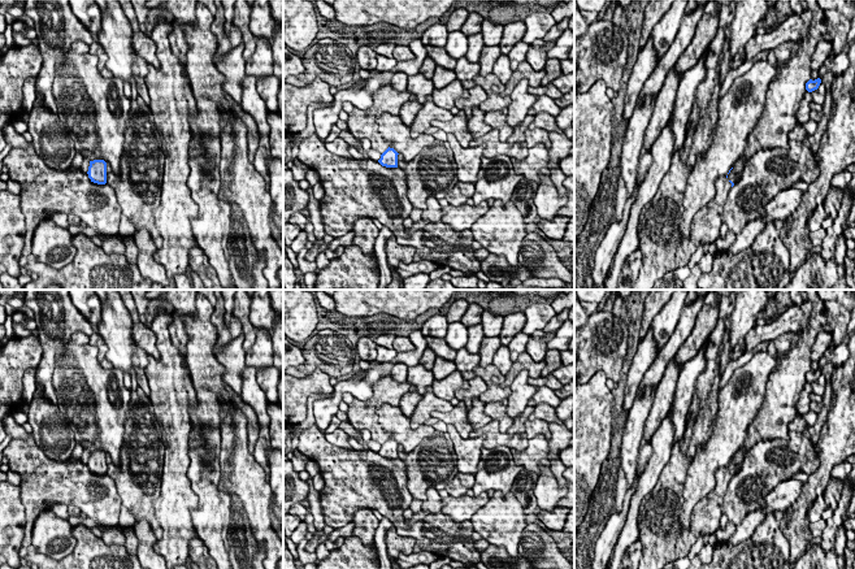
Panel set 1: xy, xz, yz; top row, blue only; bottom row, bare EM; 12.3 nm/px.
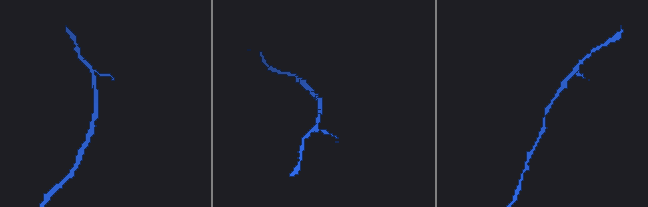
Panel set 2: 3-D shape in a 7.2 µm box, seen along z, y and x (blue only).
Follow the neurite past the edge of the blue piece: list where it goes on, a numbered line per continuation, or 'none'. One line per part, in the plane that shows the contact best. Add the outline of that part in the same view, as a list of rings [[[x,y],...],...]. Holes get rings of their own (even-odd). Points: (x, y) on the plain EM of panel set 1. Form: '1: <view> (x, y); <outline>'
none

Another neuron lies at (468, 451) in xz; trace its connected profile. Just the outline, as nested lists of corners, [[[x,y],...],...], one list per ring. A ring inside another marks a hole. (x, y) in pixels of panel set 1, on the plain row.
[[[447,425],[447,433],[457,457],[456,466],[459,473],[476,474],[486,436],[463,439],[453,425]]]

